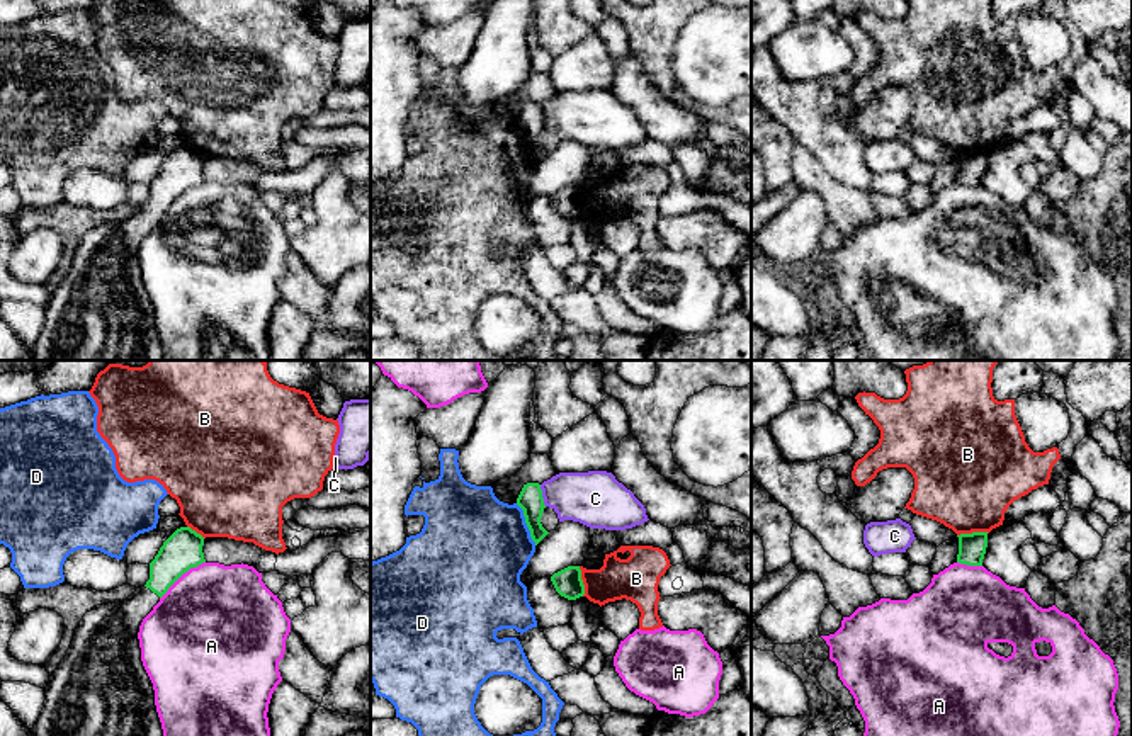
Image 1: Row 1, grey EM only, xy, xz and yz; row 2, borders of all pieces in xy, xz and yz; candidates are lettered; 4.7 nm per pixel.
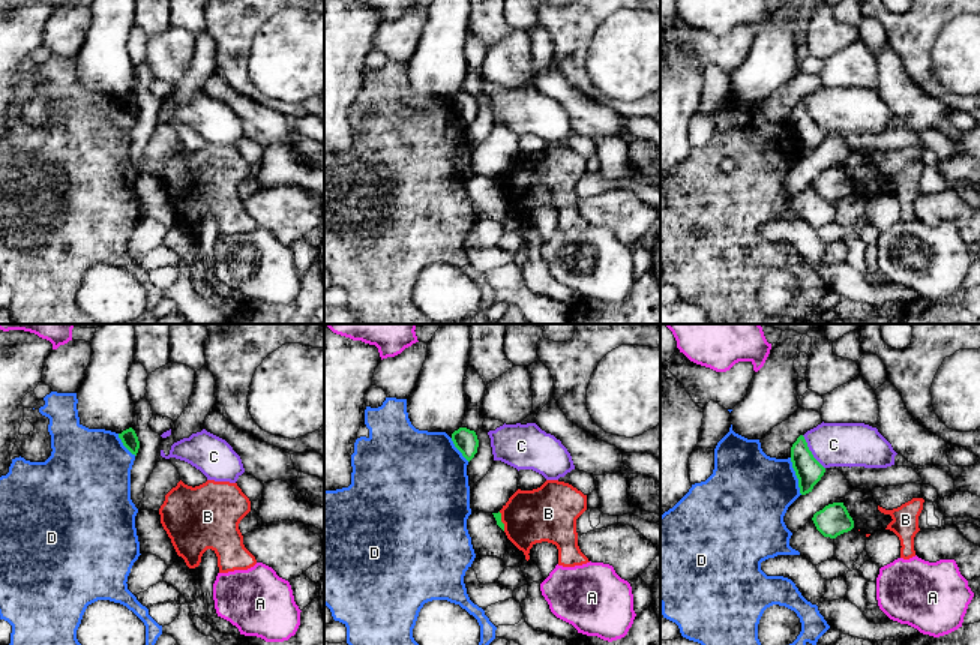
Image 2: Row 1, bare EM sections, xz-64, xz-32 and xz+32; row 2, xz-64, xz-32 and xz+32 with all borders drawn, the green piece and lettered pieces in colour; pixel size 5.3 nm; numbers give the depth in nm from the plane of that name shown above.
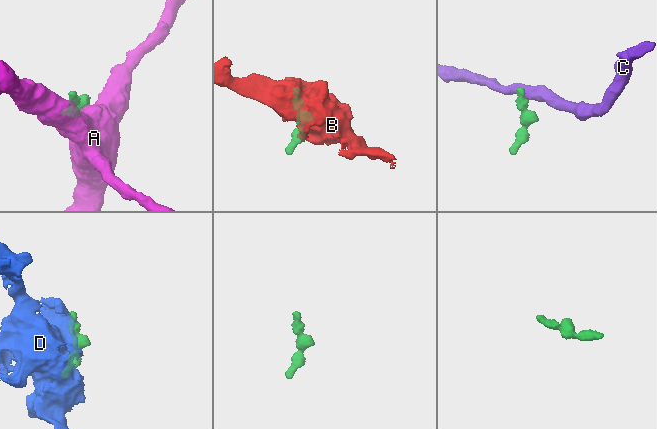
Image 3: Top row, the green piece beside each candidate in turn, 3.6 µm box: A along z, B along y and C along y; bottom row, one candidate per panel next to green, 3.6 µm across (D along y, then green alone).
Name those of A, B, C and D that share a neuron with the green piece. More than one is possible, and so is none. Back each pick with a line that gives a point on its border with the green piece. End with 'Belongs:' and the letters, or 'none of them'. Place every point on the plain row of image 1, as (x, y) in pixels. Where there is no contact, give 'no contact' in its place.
Belongs: none of them

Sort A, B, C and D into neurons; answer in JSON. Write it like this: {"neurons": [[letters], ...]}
{"neurons": [["A"], ["B"], ["C"], ["D"]]}

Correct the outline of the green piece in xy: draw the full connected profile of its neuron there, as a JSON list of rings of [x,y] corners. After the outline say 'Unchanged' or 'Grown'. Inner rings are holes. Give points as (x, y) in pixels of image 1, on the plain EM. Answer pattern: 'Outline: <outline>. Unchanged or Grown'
Outline: [[[177,148],[150,182],[150,199],[122,221],[102,223],[83,235],[59,286],[49,296],[32,360],[163,360],[153,303],[141,280],[139,245],[168,207],[190,187],[206,182],[204,156]]]. Grown

